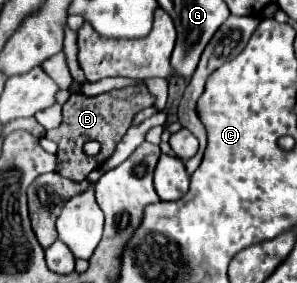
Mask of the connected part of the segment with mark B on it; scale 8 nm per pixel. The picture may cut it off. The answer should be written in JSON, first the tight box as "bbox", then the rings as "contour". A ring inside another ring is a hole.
{"bbox":[46,82,156,182],"contour":[[[140,82],[136,86],[128,86],[128,88],[120,88],[120,90],[110,90],[98,96],[82,96],[82,94],[72,94],[66,104],[62,106],[62,124],[54,130],[46,132],[48,140],[54,140],[58,144],[58,174],[64,178],[70,178],[74,182],[82,182],[86,180],[86,176],[96,170],[98,166],[102,166],[102,162],[106,158],[110,158],[110,154],[114,152],[116,144],[120,142],[120,138],[126,134],[126,130],[132,124],[132,118],[152,106],[156,102],[156,98],[148,92],[146,84]],[[88,140],[98,140],[102,144],[102,150],[98,156],[86,156],[82,152],[84,142]]]}

